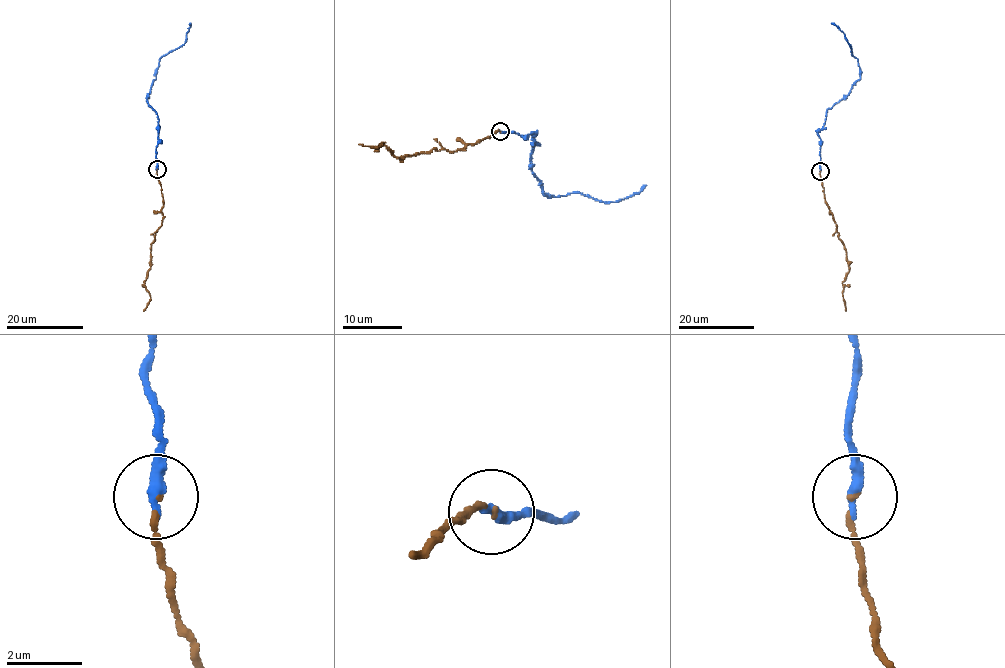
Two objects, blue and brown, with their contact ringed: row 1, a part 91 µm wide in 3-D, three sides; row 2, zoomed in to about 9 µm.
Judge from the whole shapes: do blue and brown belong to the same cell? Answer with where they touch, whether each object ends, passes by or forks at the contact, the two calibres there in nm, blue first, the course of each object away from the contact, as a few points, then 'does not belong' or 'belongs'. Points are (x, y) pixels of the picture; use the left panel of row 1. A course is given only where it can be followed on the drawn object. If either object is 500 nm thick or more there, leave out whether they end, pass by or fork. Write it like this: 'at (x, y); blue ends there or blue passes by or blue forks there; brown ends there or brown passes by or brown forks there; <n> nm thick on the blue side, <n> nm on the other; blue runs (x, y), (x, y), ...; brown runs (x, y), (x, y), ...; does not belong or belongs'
at (157, 169); blue ends there; brown ends there; 320 nm thick on the blue side, 130 nm on the other; blue runs (157, 169), (159, 119), (147, 100), (159, 60), (185, 42), (191, 23); brown runs (157, 169), (163, 220), (151, 246), (149, 270), (144, 281), (150, 300), (143, 311); belongs

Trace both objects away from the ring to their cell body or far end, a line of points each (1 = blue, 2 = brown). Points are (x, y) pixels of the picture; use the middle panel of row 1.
1: (500, 131), (534, 133), (540, 145), (530, 156), (531, 169), (544, 194), (582, 193), (614, 202), (646, 185)
2: (500, 131), (459, 150), (432, 149), (407, 156), (395, 157), (382, 142), (381, 147), (359, 144)

